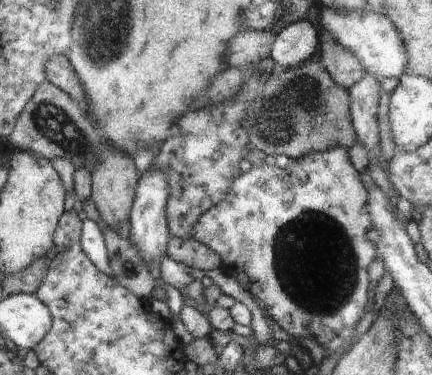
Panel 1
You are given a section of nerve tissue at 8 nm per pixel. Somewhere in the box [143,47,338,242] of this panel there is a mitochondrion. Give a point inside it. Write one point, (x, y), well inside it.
(275, 119)

